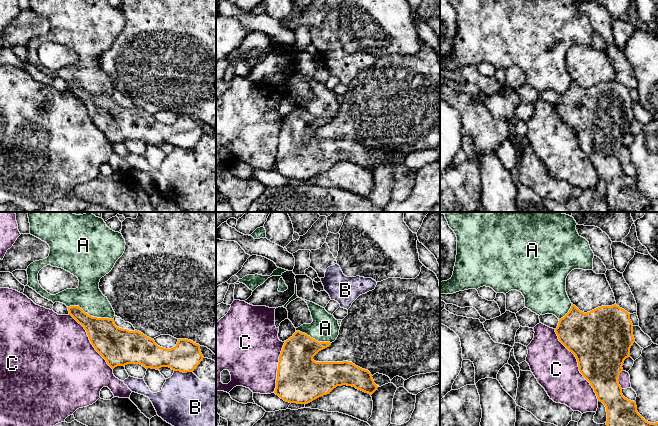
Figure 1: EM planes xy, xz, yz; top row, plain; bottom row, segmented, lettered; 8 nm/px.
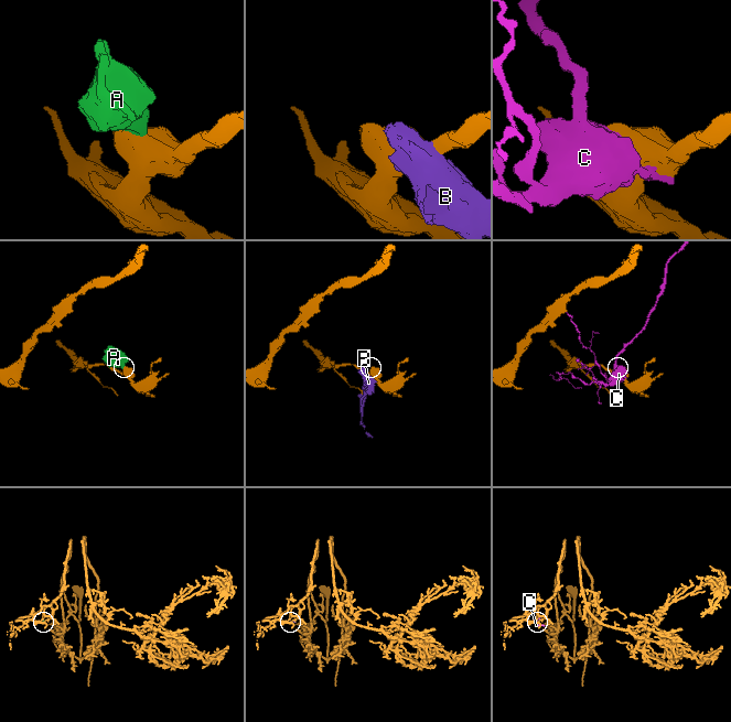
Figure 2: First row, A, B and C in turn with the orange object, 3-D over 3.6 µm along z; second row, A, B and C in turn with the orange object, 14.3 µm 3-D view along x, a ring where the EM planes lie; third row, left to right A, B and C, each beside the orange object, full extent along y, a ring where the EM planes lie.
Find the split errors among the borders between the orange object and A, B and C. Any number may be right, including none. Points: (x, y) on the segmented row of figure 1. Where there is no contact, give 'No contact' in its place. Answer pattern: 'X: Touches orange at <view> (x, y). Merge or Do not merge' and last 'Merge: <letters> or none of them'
A: Touches orange at xy (89, 315). Do not merge
B: Touches orange at xy (183, 372). Do not merge
C: Touches orange at yz (578, 365). Do not merge
Merge: none of them

